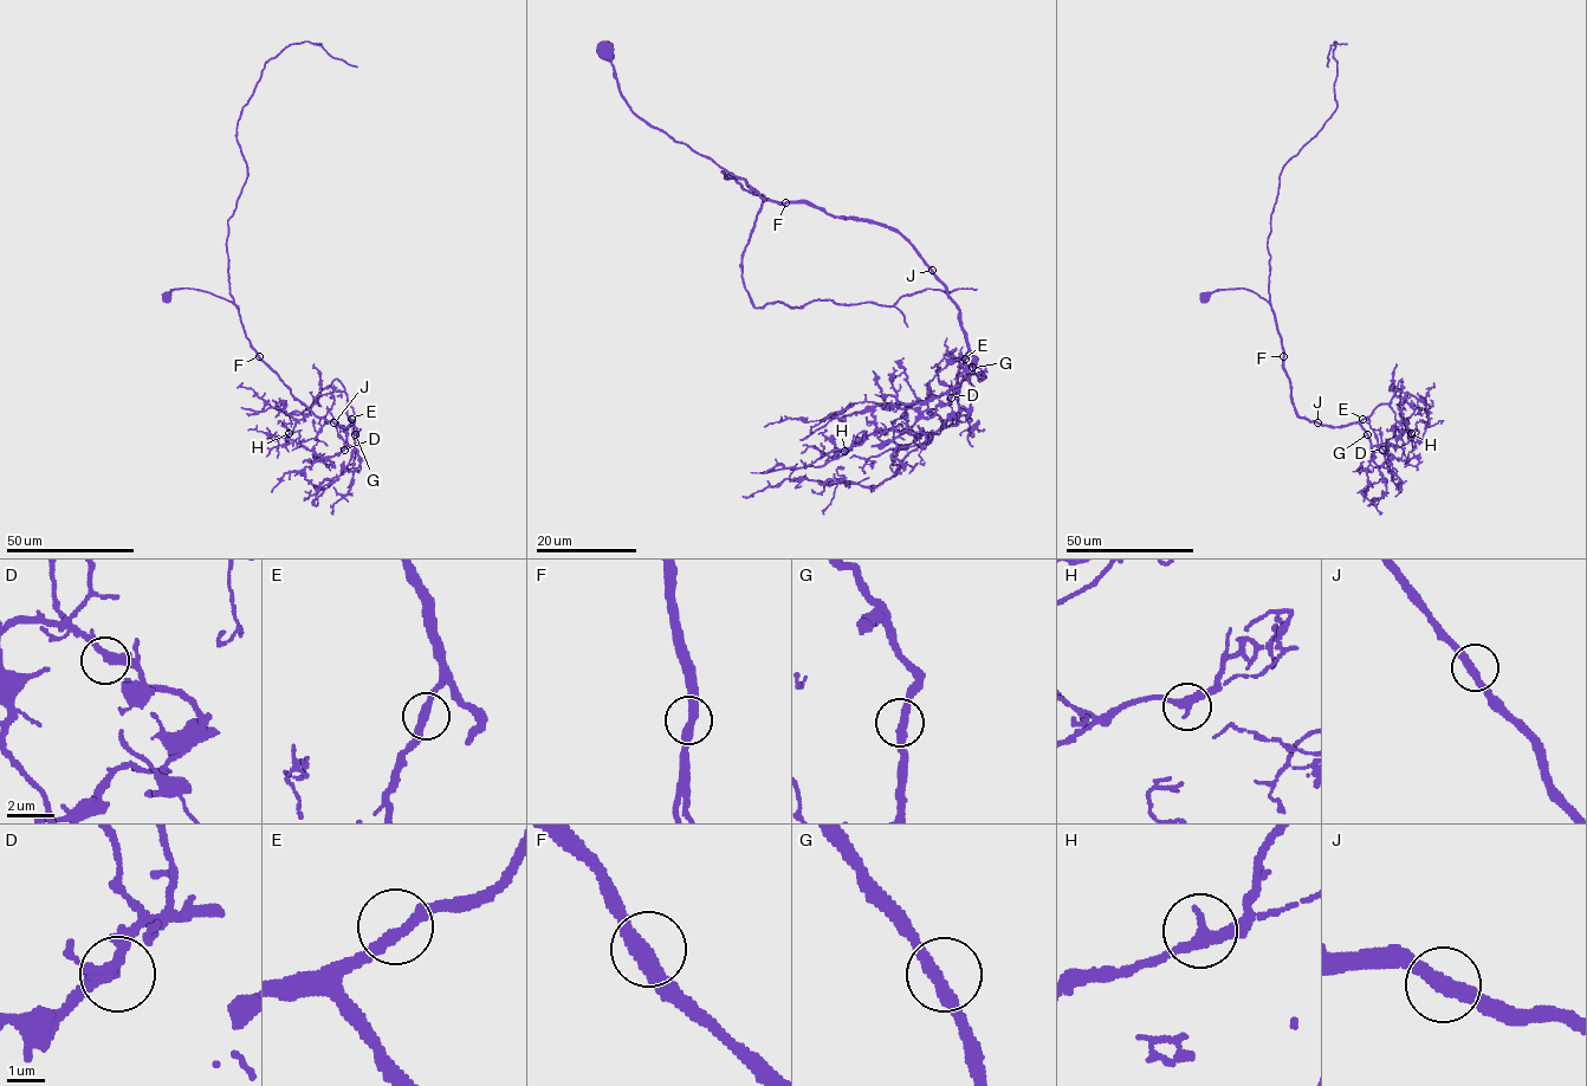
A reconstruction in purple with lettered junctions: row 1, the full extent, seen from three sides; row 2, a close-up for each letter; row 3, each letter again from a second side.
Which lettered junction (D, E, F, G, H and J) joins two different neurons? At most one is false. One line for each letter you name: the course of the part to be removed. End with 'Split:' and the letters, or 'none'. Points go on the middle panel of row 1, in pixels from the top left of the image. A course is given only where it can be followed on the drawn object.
Split: none

